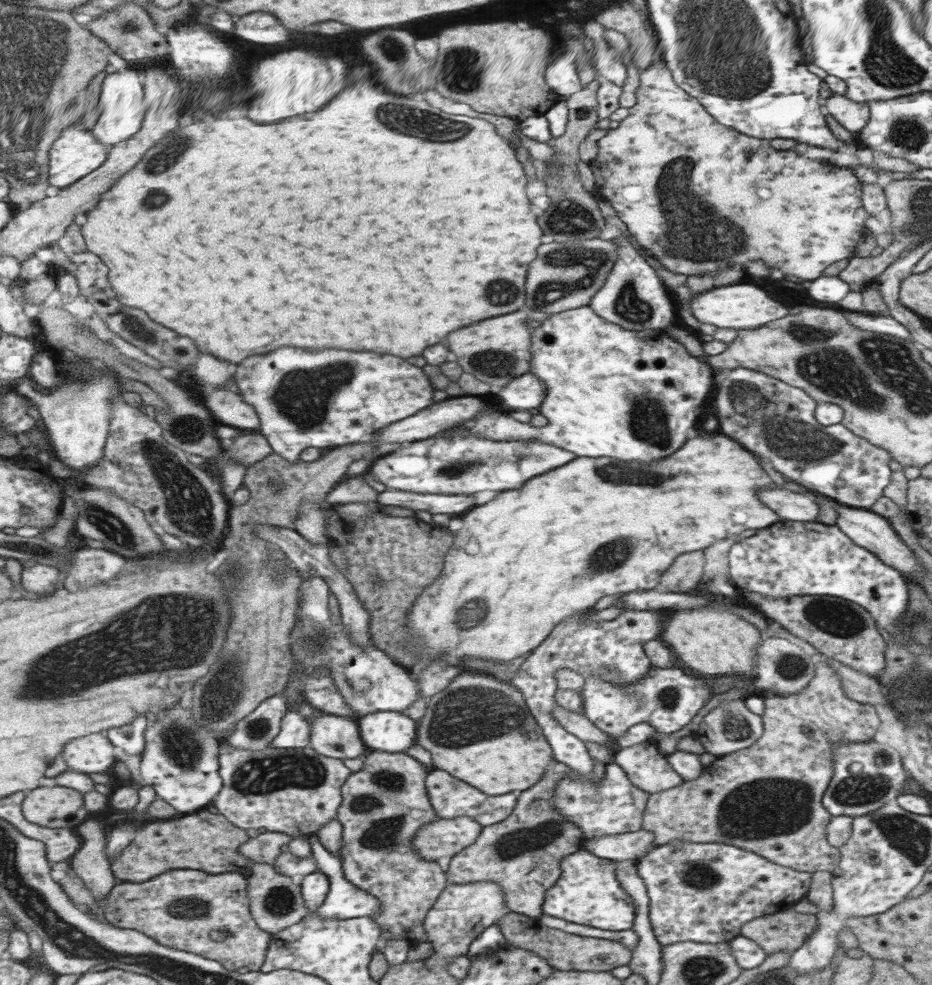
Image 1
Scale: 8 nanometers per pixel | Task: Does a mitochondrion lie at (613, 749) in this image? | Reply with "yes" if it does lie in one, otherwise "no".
no

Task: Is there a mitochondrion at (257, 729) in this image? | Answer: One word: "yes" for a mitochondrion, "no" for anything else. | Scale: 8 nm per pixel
yes

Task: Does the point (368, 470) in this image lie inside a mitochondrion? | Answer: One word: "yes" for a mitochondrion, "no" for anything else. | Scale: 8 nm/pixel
no

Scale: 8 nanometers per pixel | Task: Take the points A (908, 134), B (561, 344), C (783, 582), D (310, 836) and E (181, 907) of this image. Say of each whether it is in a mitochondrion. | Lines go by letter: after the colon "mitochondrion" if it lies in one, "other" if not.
A: mitochondrion
B: other
C: other
D: other
E: mitochondrion

